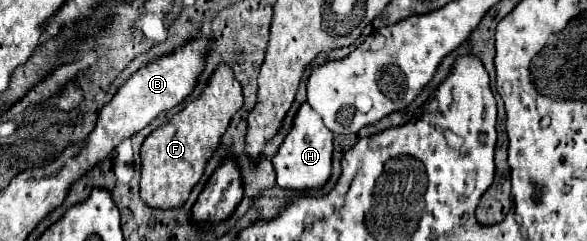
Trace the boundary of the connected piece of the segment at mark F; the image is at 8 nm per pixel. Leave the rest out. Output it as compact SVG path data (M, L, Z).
M219 67L203 93L179 111L169 123L155 129L141 147L141 199L149 207L183 207L191 189L199 183L205 165L219 147L231 117L243 107L243 93L229 67Z

